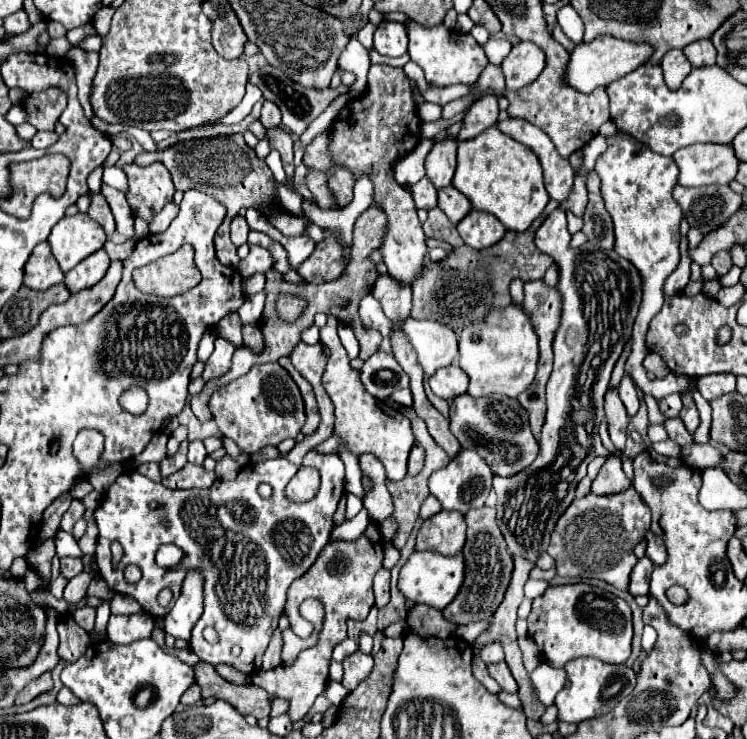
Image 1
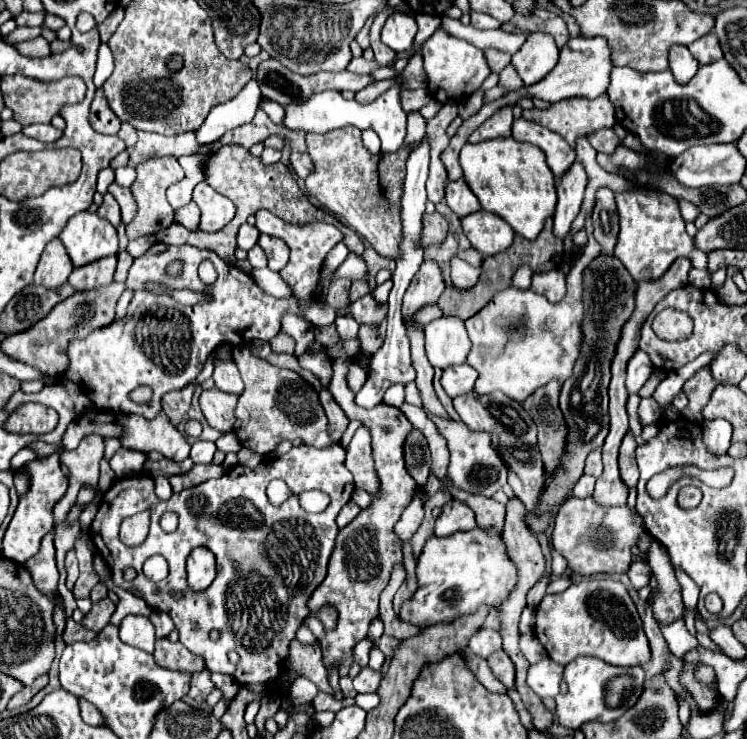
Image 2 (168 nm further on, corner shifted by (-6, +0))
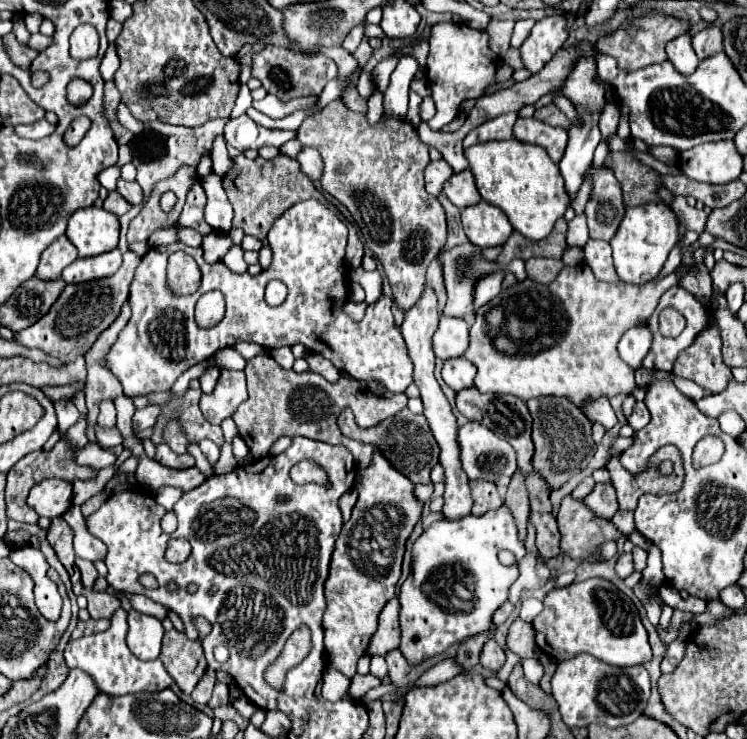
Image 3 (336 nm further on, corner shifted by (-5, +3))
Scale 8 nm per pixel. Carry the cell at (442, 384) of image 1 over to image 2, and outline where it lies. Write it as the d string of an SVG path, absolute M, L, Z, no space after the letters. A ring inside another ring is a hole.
M462 363L462 365L446 367L440 381L442 381L444 391L454 399L454 397L458 397L458 395L470 393L470 391L474 389L474 381L476 381L476 377L478 377L476 369L472 369L470 365Z

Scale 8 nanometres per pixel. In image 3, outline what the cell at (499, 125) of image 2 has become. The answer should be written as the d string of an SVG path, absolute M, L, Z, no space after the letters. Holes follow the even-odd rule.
M509 112L509 114L501 114L493 120L483 122L479 128L471 130L465 140L463 146L473 146L477 142L489 142L489 140L509 140L513 138L513 124L517 120L517 114Z

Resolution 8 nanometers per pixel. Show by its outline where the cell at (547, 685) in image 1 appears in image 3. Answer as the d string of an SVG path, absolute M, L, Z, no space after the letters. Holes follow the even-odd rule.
M529 658L529 660L523 660L523 670L525 670L525 678L533 684L539 684L539 680L543 678L543 666L539 660L535 658Z

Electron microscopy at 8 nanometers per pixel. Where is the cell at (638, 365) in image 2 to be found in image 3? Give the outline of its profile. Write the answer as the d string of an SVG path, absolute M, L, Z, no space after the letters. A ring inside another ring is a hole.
M647 326L643 328L629 328L619 340L619 356L631 368L641 368L641 362L651 346L651 332Z

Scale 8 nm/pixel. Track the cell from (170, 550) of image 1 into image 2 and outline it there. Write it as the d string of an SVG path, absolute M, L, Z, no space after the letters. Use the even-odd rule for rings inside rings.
M154 555L154 557L148 557L144 561L142 571L150 581L162 581L168 575L168 563L166 563L166 559L162 555Z

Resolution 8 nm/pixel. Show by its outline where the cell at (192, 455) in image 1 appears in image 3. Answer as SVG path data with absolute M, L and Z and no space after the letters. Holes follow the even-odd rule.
M201 440L199 442L199 448L201 448L201 452L205 454L205 458L213 464L213 462L217 462L217 458L219 458L219 446L215 444L215 442L211 442L211 440Z

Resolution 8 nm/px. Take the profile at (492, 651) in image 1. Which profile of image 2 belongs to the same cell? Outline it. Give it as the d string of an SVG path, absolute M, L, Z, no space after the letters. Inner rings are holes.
M480 629L468 643L468 649L472 653L478 653L480 657L488 657L490 653L500 649L500 635L494 629Z

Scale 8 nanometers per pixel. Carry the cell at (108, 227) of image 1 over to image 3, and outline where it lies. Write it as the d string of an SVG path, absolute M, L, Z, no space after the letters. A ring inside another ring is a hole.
M109 192L109 196L105 198L103 208L105 208L105 210L109 210L109 212L113 212L115 216L123 216L123 214L131 208L131 204L129 204L129 202L125 202L117 192Z

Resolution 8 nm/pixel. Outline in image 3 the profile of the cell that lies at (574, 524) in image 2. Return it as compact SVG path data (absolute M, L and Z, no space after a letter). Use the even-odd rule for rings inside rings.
M573 496L563 498L557 514L557 524L561 532L561 552L571 556L573 560L585 560L589 564L605 562L605 558L599 554L599 548L605 542L617 542L623 536L623 532L619 532L619 528L611 520L597 516L583 504L583 500L575 500Z

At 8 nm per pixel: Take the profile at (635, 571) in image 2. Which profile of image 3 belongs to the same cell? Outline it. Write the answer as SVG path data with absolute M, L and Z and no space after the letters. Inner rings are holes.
M623 552L617 560L617 566L615 566L615 572L621 576L621 578L627 578L633 574L633 556Z

